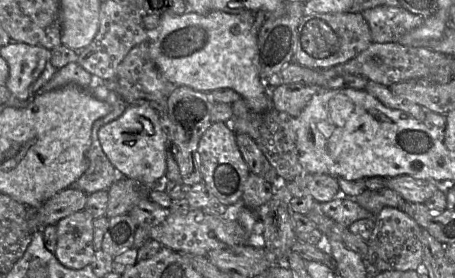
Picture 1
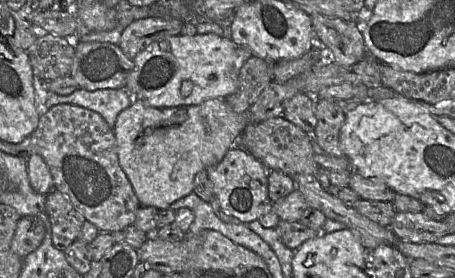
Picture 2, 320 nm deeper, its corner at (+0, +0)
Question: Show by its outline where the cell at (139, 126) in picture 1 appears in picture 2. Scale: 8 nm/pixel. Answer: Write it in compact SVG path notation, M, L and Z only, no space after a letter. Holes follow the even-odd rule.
M223 98L209 99L197 105L175 106L168 108L155 108L140 99L134 99L128 108L119 113L113 130L117 143L119 165L130 181L140 205L153 206L158 210L168 209L174 201L192 193L195 175L201 170L207 170L209 167L217 165L231 147L237 146L240 135L249 122L250 117L248 111L243 113L234 112Z

